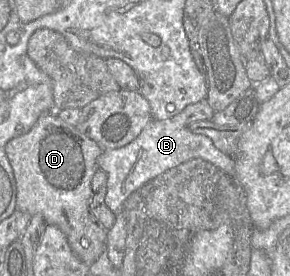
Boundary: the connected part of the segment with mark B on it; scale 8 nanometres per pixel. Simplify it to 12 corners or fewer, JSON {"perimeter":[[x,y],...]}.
{"perimeter":[[171,119],[103,150],[105,204],[196,158],[235,179],[235,157]]}

